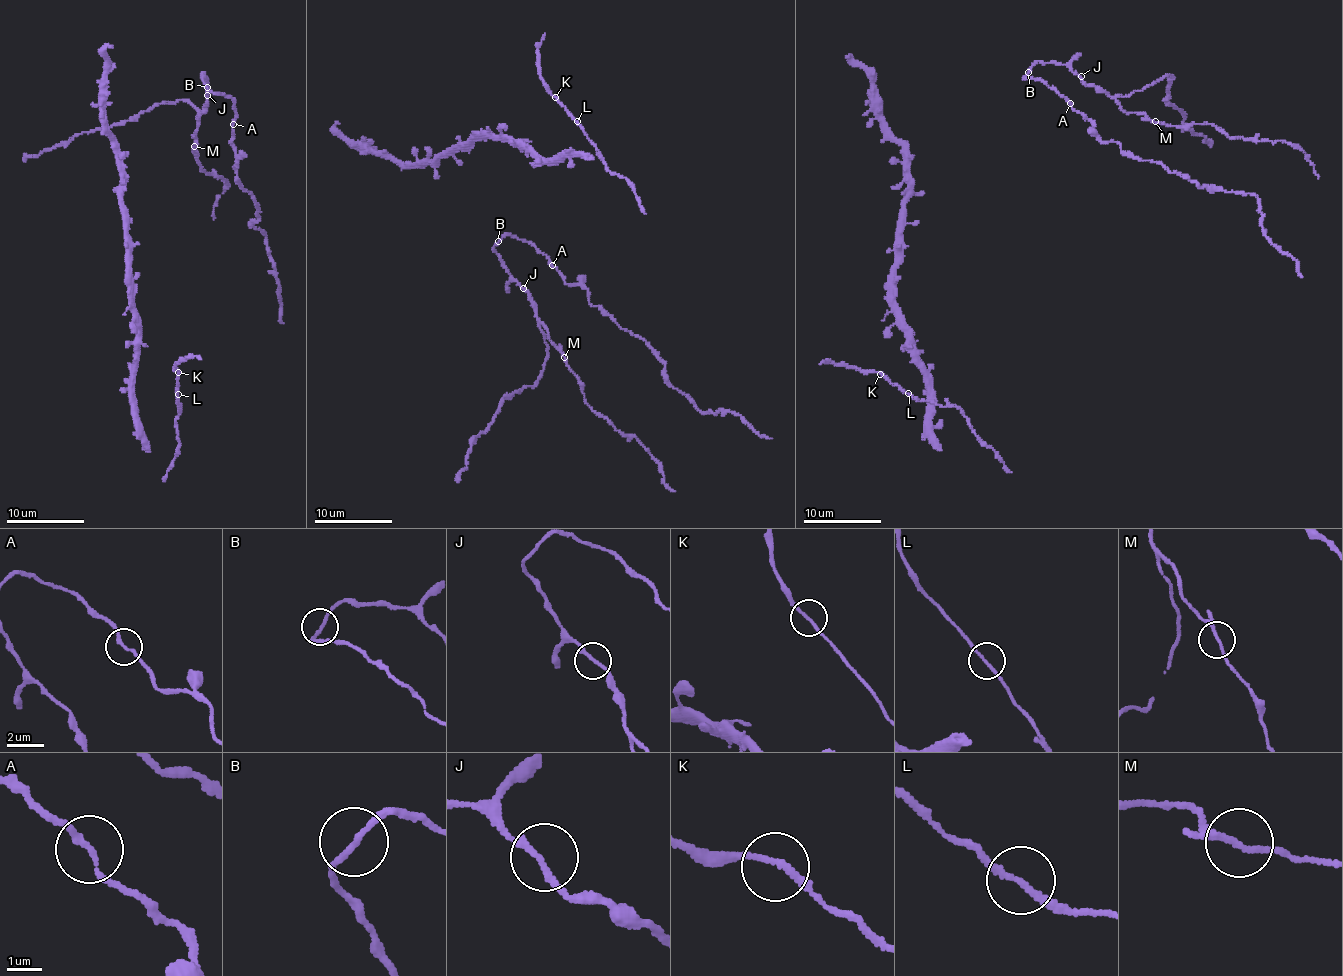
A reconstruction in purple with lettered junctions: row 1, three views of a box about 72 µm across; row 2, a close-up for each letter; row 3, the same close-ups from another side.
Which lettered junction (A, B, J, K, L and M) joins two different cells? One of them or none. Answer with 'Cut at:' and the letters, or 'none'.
Cut at: none

